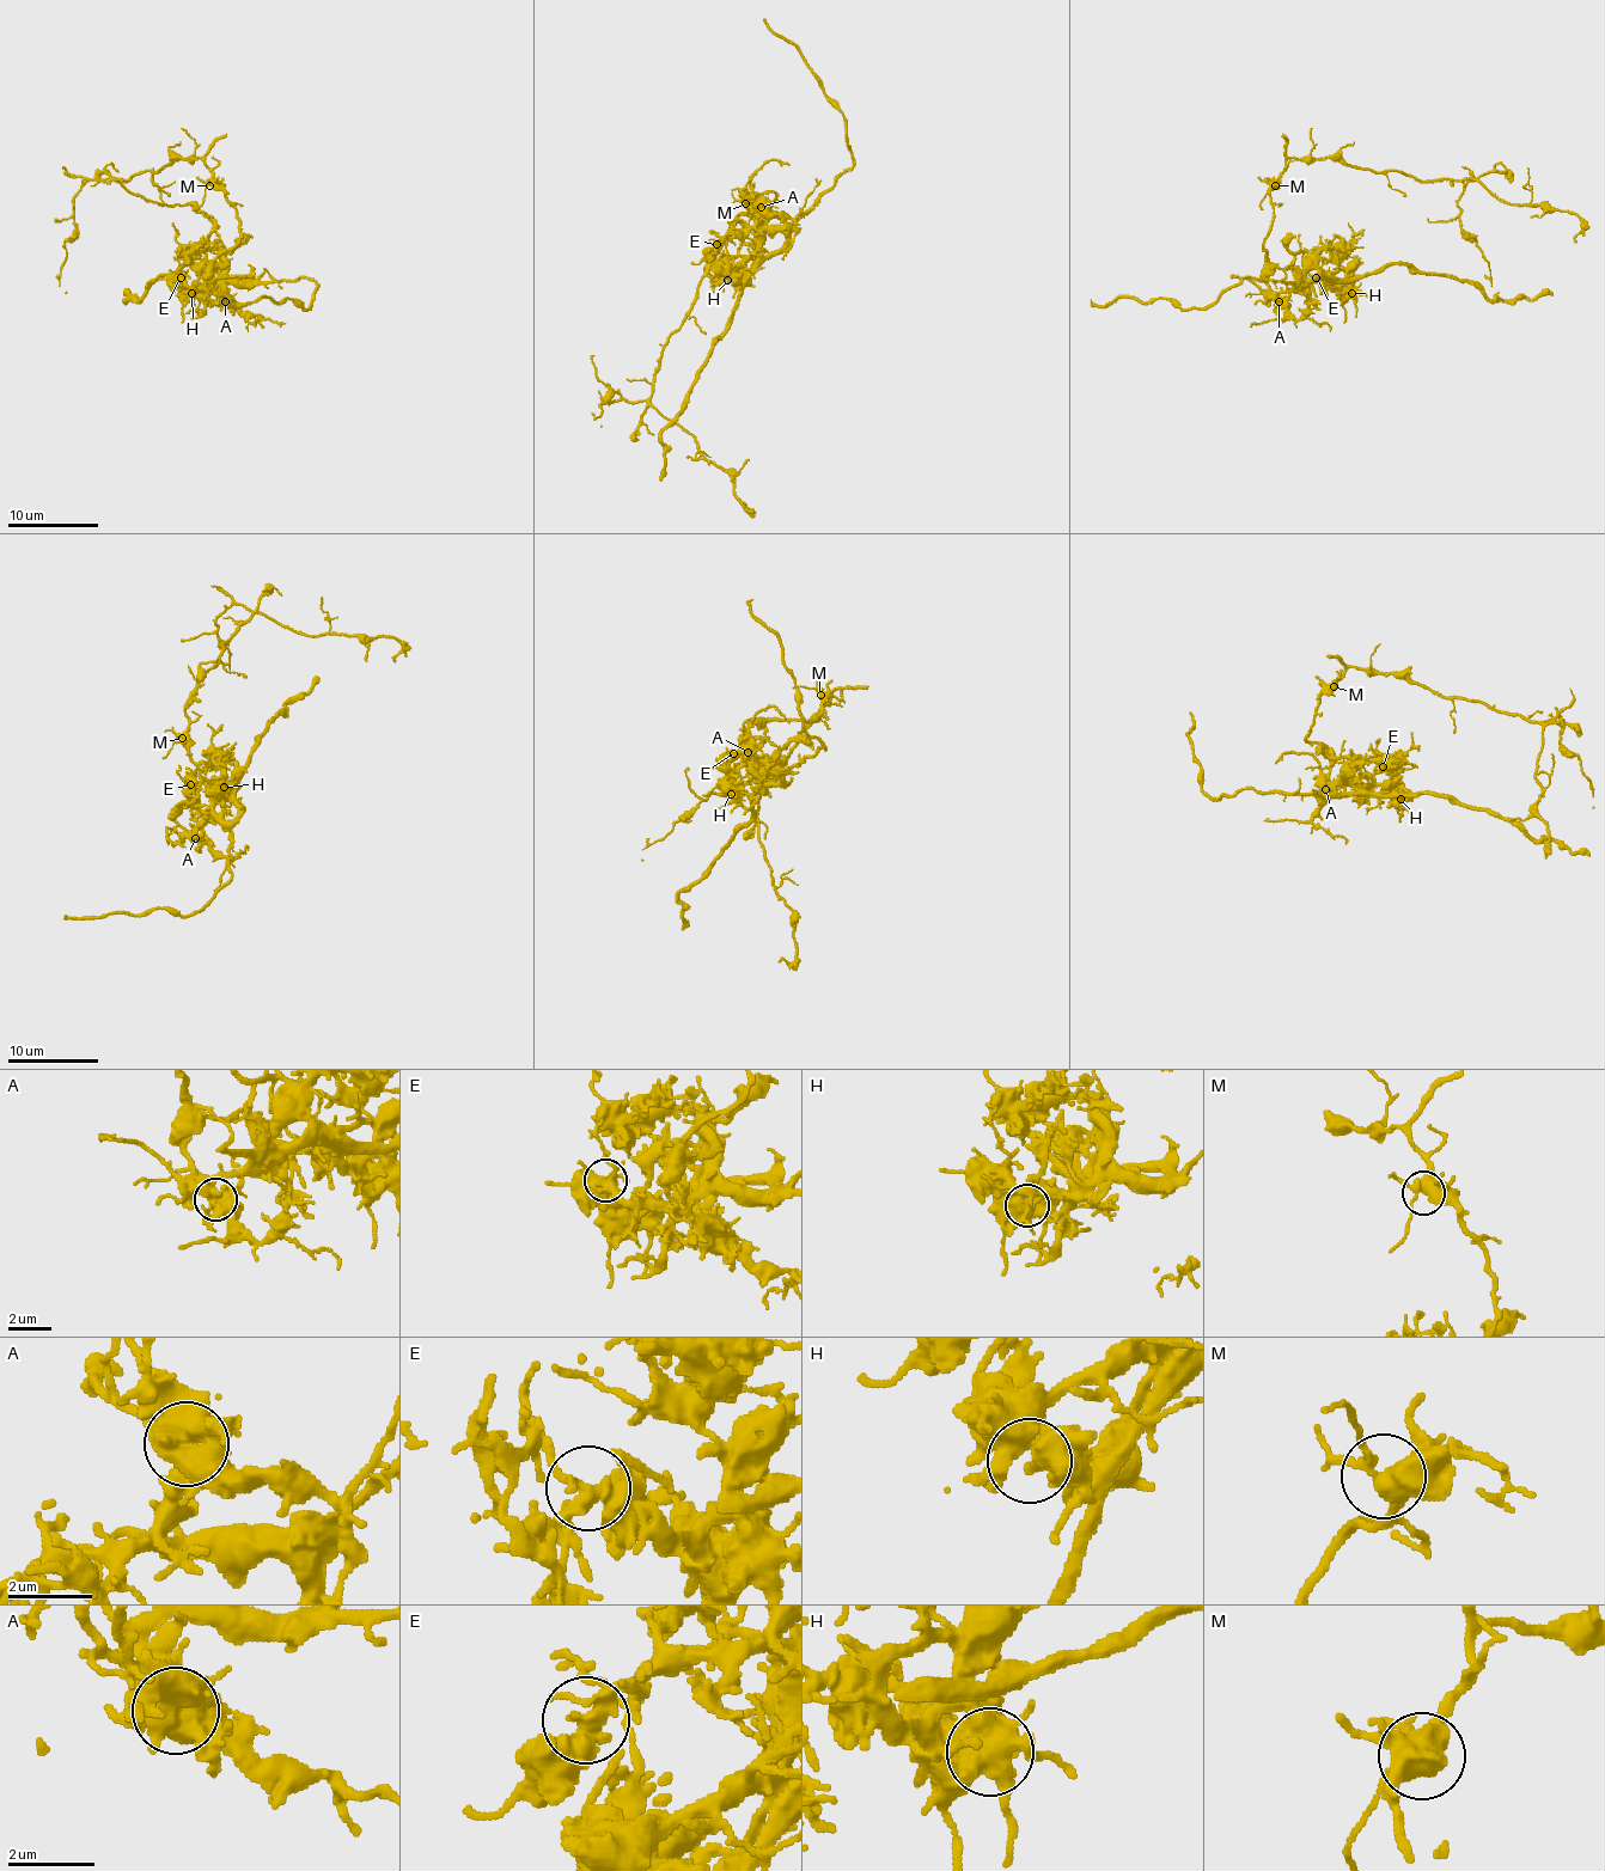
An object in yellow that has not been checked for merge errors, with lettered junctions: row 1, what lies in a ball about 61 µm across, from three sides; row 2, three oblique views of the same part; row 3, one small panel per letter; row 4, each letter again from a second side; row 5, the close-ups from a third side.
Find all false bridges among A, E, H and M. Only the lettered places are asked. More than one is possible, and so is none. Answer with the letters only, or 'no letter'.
A

